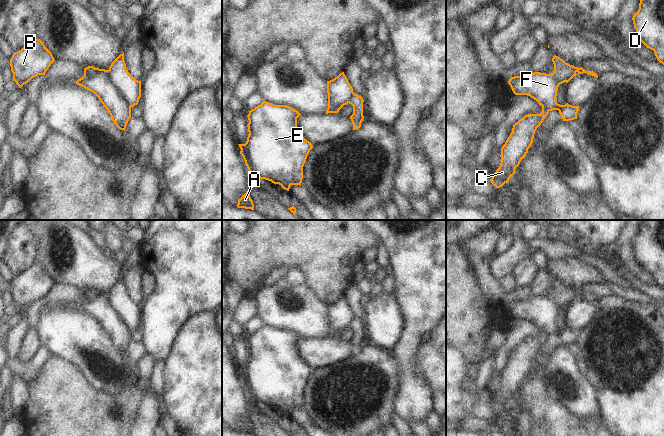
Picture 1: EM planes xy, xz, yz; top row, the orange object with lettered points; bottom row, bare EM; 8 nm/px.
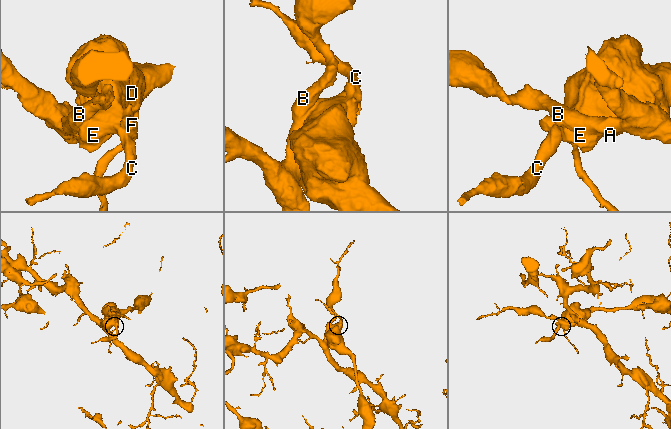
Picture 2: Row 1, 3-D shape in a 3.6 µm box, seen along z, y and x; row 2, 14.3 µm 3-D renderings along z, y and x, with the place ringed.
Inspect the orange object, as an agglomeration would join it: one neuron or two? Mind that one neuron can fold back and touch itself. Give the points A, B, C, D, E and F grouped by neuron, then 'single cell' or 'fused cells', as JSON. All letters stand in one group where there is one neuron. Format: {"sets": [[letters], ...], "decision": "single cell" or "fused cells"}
{"sets": [["A", "B", "F"], ["C", "D", "E"]], "decision": "fused cells"}

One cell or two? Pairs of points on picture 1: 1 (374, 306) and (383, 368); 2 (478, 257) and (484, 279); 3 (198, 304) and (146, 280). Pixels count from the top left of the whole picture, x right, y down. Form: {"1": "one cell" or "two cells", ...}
{"1": "two cells", "2": "one cell", "3": "two cells"}

